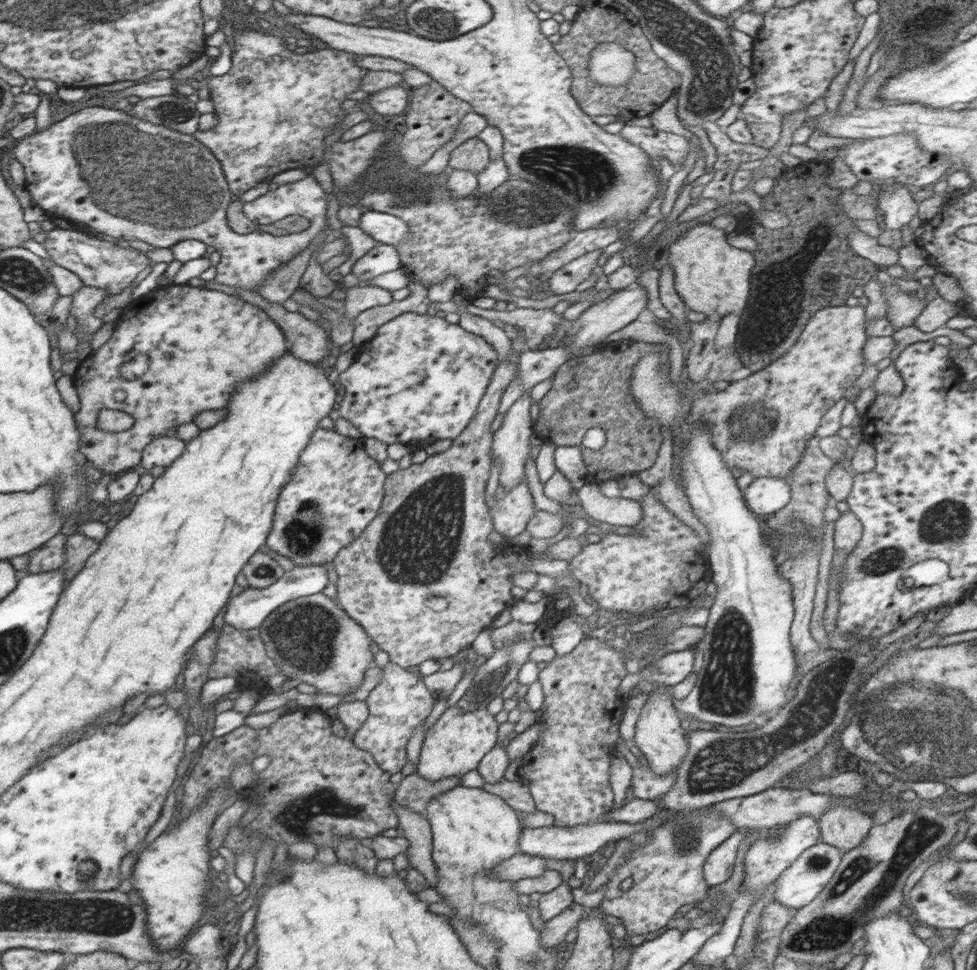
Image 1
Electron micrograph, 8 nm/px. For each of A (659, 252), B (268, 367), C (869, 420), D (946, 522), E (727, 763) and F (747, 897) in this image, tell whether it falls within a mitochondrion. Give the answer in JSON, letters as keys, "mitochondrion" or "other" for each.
{"A":"other","B":"other","C":"other","D":"mitochondrion","E":"mitochondrion","F":"other"}

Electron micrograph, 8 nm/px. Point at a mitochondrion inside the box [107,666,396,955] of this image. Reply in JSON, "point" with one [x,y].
{"point":[299,816]}

